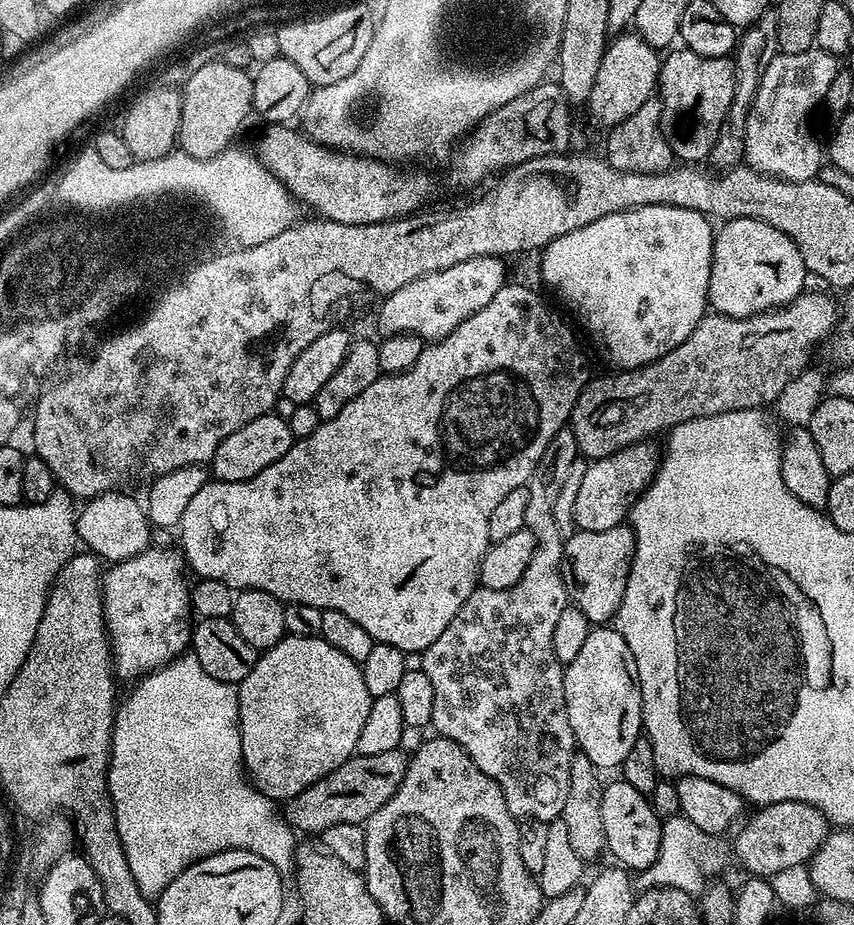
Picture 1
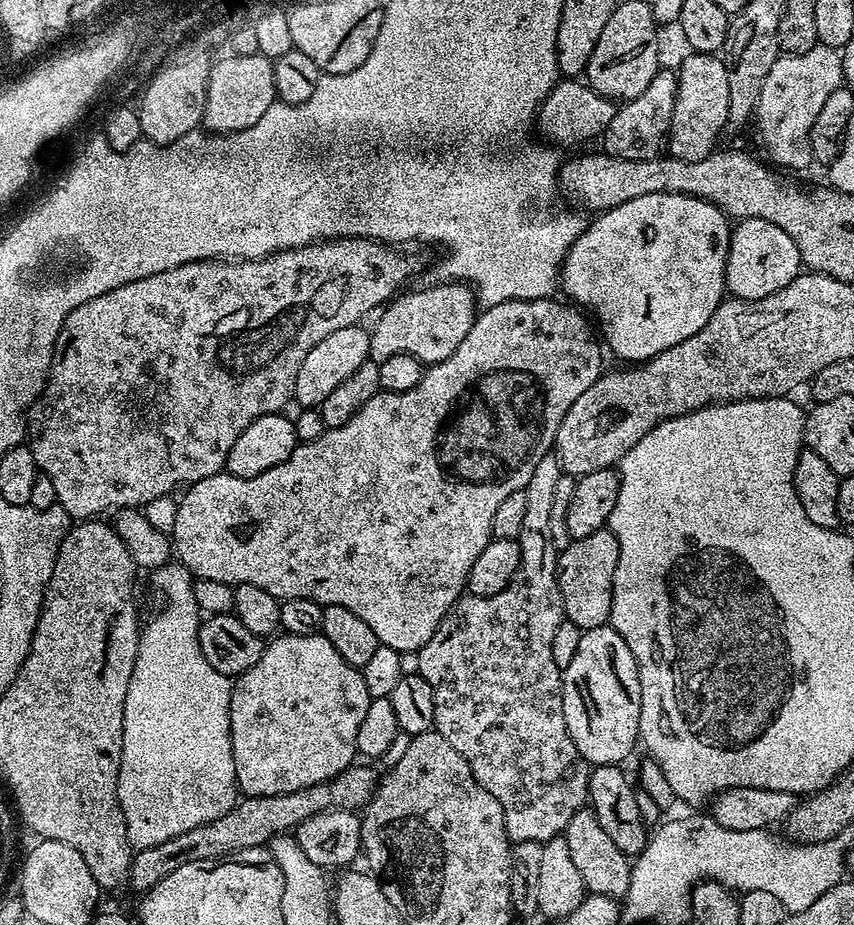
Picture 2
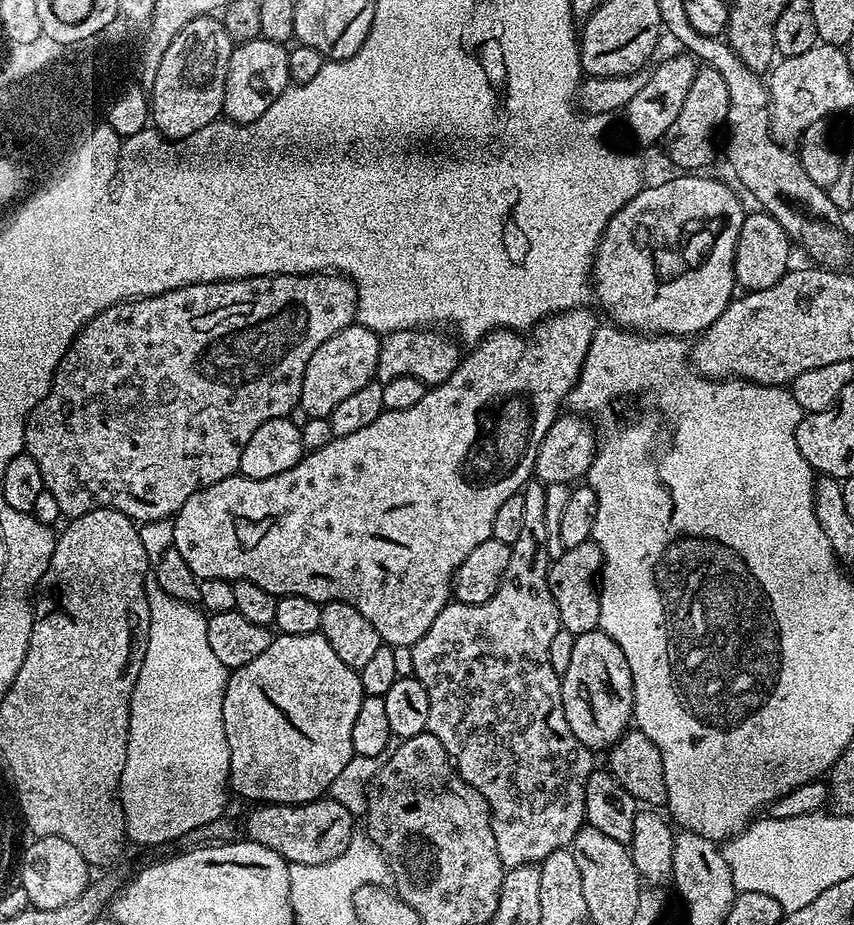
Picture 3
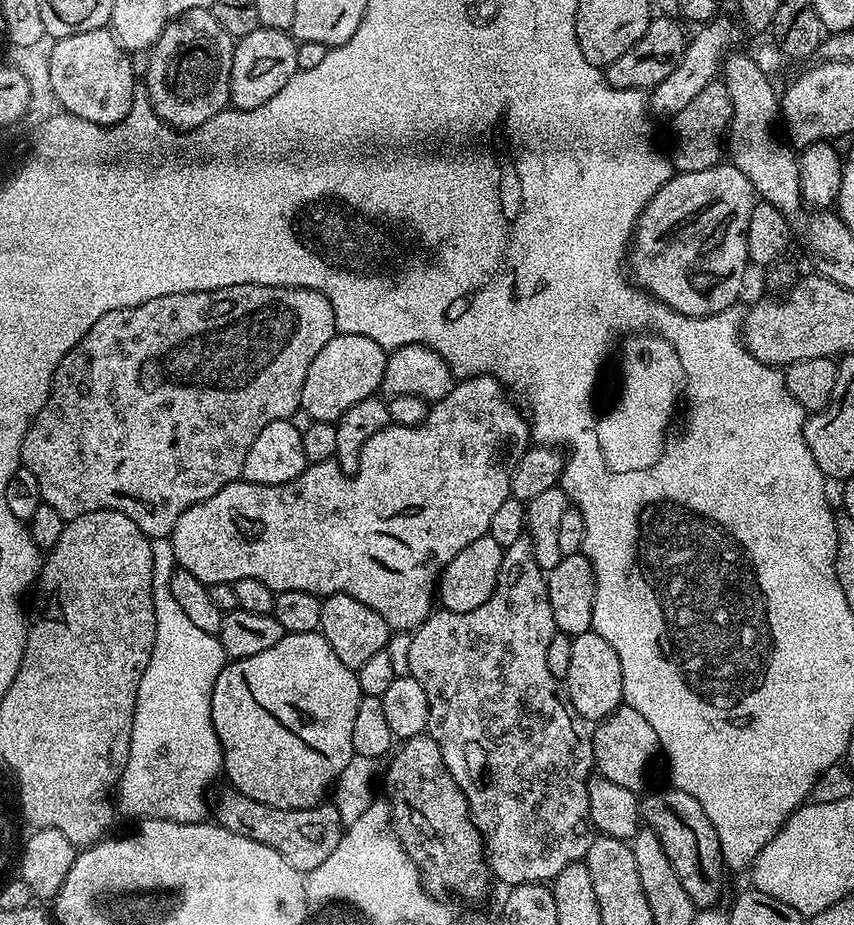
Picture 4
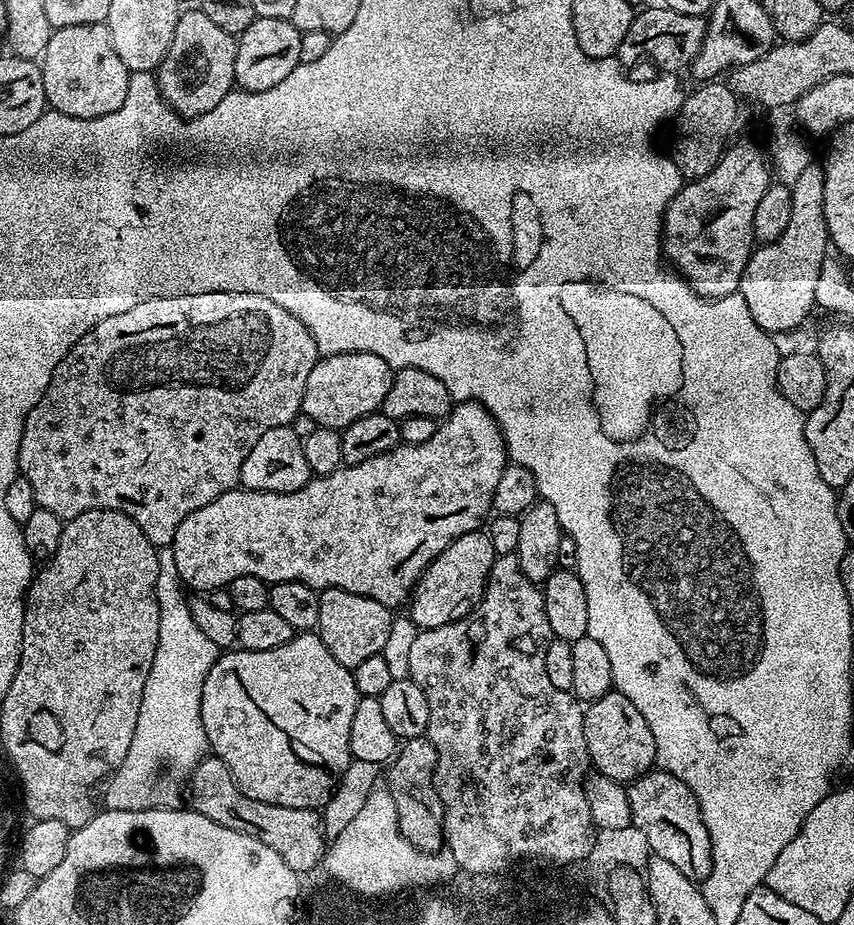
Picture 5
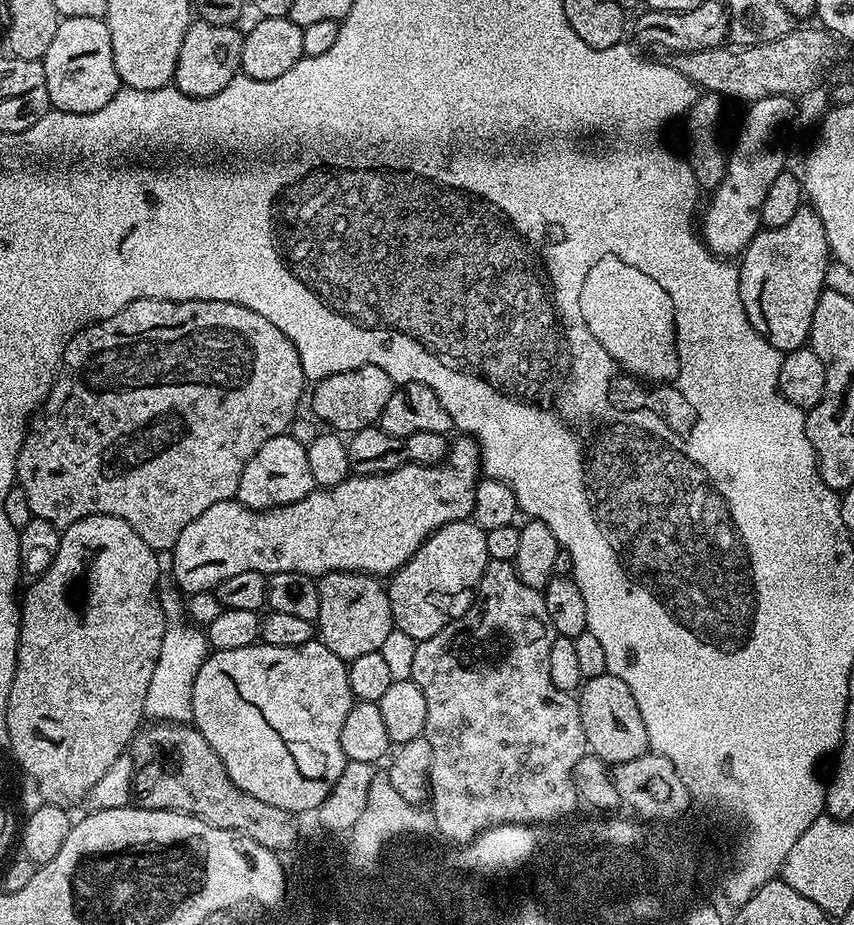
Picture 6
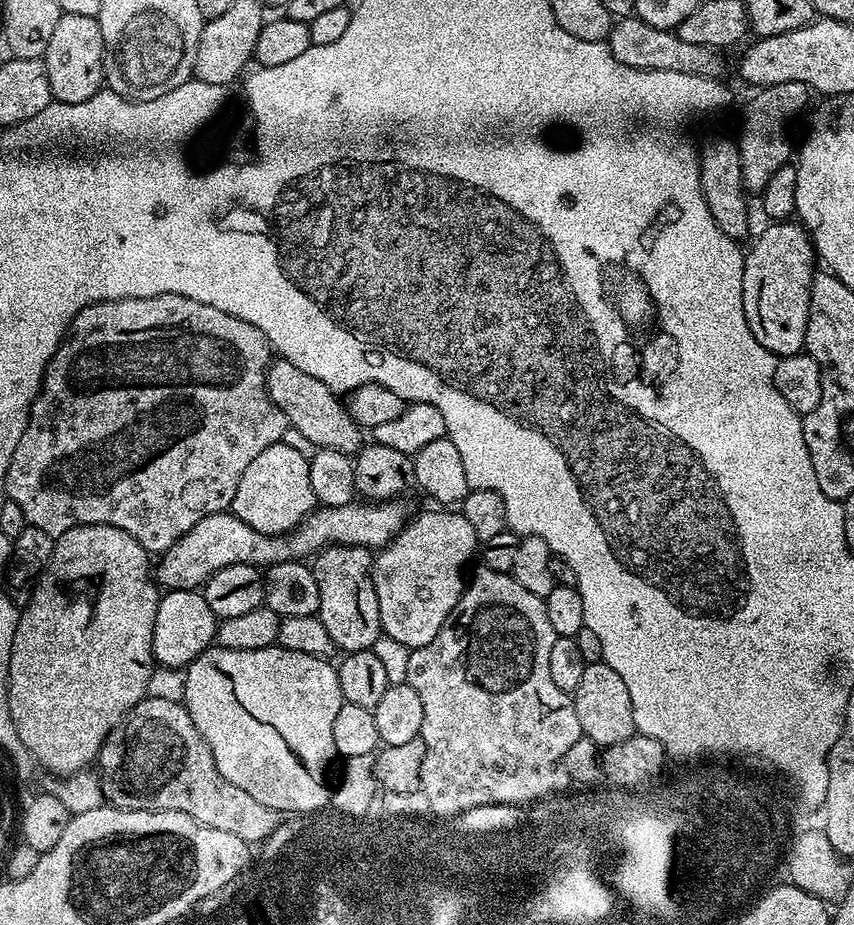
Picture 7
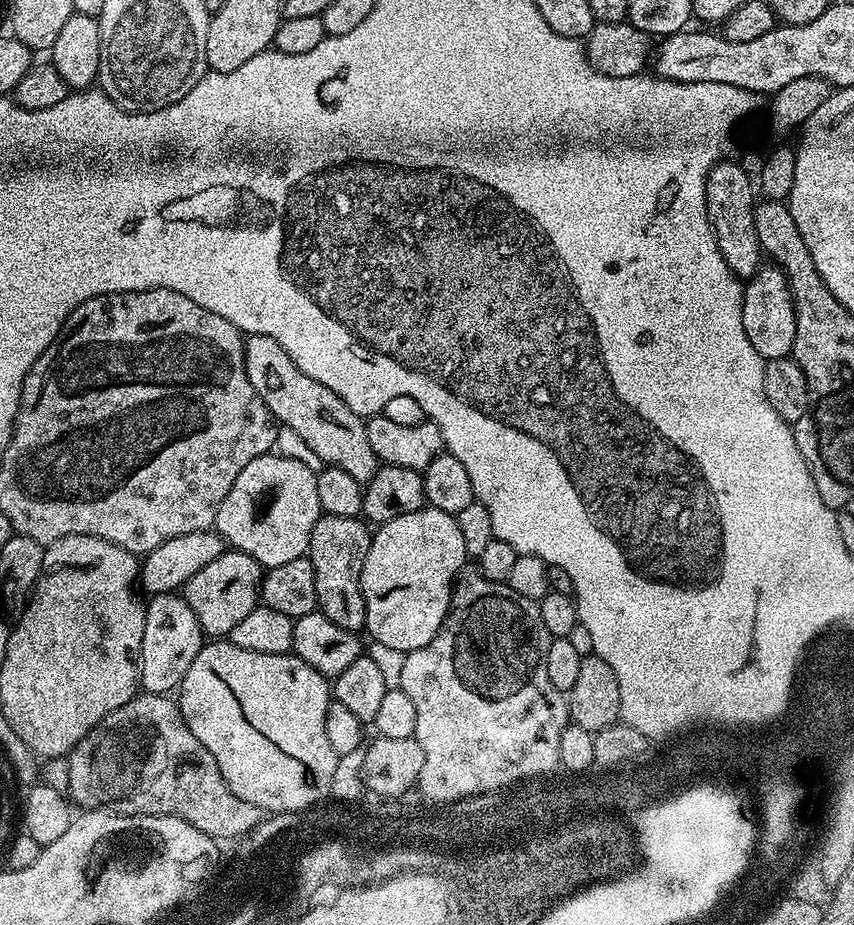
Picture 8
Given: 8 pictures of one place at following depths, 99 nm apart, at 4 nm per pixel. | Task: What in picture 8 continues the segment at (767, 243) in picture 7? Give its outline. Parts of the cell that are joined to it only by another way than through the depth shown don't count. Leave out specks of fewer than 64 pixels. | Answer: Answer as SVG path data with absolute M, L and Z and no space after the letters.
M761 266L744 284L742 326L746 330L746 338L750 338L750 346L758 350L764 361L791 357L795 325L796 311L792 291L788 289L788 279L784 277L784 271L779 266Z

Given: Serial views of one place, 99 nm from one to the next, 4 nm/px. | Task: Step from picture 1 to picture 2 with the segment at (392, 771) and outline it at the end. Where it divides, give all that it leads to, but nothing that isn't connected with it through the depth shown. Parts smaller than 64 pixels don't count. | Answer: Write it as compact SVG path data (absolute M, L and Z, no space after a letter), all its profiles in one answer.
M353 766L326 782L294 790L290 794L249 796L241 799L225 816L214 818L214 822L194 826L194 830L186 830L186 834L178 834L178 838L168 838L158 846L139 849L132 857L130 888L137 894L143 894L158 886L162 878L167 878L169 874L174 874L174 870L179 870L190 862L217 860L238 850L267 845L272 837L291 833L306 818L314 818L314 814L322 814L335 808L363 809L376 793L377 783L378 772L374 769Z

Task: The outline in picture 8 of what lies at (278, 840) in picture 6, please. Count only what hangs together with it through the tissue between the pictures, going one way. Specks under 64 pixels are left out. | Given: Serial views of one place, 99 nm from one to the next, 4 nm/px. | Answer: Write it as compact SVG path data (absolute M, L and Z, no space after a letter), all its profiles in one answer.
M141 691L133 696L130 702L126 702L118 710L111 712L102 722L95 724L68 753L66 763L68 766L67 795L73 805L79 806L81 804L79 807L84 810L97 808L111 810L126 816L173 816L174 818L182 818L186 822L190 822L190 826L202 830L207 836L211 836L217 841L245 836L262 820L261 809L254 807L250 802L242 802L242 798L238 798L238 794L234 794L230 790L230 786L224 781L218 770L218 762L214 762L214 754L210 754L210 750L206 750L206 746L202 746L202 742L198 742L198 738L194 738L194 734L190 734L190 726L186 726L186 722L182 718L179 703L168 694Z

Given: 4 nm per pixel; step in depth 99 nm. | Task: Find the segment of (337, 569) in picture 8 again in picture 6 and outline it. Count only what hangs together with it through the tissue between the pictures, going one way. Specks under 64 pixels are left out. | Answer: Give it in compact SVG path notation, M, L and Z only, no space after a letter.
M327 572L318 580L318 618L314 624L320 643L346 662L379 652L394 629L388 589L367 572Z

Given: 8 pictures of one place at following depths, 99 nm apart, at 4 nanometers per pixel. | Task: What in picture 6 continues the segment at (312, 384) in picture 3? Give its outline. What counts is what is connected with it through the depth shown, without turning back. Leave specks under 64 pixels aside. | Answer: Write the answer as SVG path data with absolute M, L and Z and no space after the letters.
M363 364L354 370L346 370L338 374L330 374L326 378L315 381L312 392L312 411L321 425L341 434L351 434L371 428L379 421L382 410L386 410L386 402L390 402L390 394L394 390L394 381L382 366Z

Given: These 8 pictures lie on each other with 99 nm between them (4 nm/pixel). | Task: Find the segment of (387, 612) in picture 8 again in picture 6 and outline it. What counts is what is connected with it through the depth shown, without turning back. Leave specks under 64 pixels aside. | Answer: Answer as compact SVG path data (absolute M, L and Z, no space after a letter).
M455 520L418 546L411 558L387 581L394 628L417 642L434 638L451 620L462 618L476 599L476 587L488 565L486 532L475 520Z

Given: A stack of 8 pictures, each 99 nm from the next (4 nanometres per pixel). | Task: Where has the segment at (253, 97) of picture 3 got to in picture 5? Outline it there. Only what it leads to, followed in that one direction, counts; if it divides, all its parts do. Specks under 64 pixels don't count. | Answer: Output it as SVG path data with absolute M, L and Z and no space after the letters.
M257 16L236 42L236 57L234 58L235 87L242 92L261 92L270 90L270 86L278 86L290 70L300 63L302 54L302 33L291 20L282 18L262 18Z

